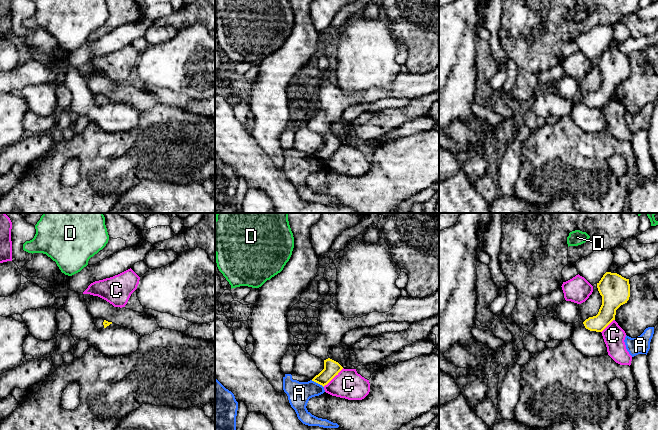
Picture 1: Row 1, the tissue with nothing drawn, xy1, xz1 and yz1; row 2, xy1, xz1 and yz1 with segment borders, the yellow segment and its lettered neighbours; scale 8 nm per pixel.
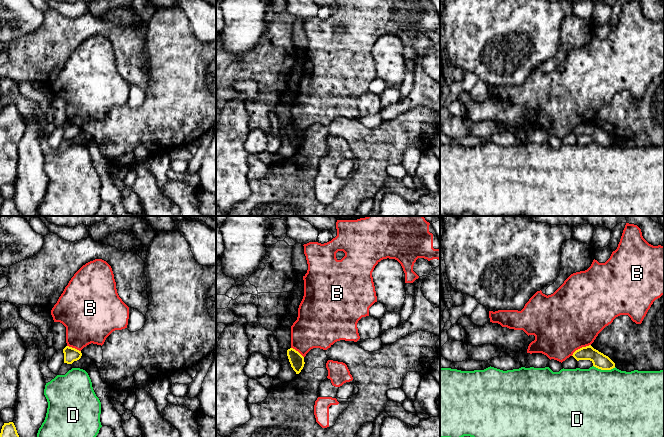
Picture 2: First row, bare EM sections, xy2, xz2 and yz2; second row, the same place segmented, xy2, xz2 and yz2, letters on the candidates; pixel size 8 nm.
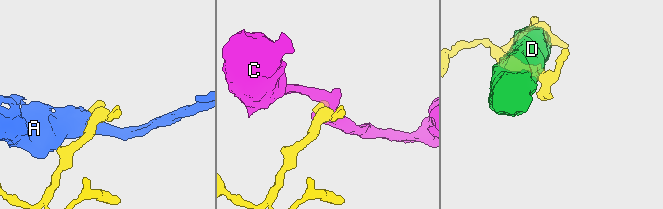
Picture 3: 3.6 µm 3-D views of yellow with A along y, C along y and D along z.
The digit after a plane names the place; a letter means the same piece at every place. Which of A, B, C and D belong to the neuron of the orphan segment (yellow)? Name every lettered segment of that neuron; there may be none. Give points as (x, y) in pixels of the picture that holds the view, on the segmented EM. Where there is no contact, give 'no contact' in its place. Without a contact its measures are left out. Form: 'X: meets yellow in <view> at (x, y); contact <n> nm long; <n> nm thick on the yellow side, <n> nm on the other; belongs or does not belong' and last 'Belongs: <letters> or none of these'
A: meets yellow in xz1 at (317, 382); contact 120 nm long; 130 nm thick on the yellow side, 190 nm on the other; does not belong
B: meets yellow in yz2 at (580, 348); contact 180 nm long; 120 nm thick on the yellow side, 500 nm on the other; does not belong
C: meets yellow in xz1 at (333, 377); contact 220 nm long; 130 nm thick on the yellow side, 240 nm on the other; does not belong
D: meets yellow in yz2 at (604, 369); contact 180 nm long; 120 nm thick on the yellow side, 500 nm on the other; does not belong
Belongs: none of these

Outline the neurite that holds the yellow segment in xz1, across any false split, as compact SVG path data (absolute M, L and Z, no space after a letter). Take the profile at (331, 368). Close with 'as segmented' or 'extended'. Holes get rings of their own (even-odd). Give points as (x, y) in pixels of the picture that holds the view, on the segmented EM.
M439 289L433 294L426 296L424 298L415 297L400 297L396 304L389 312L379 313L372 312L363 316L361 318L345 318L336 308L333 303L324 304L318 307L319 317L318 317L318 327L319 333L318 337L308 343L306 351L316 357L321 358L324 361L324 369L316 375L312 381L322 385L323 387L327 385L338 373L343 369L343 367L336 361L332 360L328 356L328 351L335 345L339 344L342 340L343 335L353 329L362 327L373 327L377 324L383 322L419 322L426 318L431 318L439 314Z; extended

